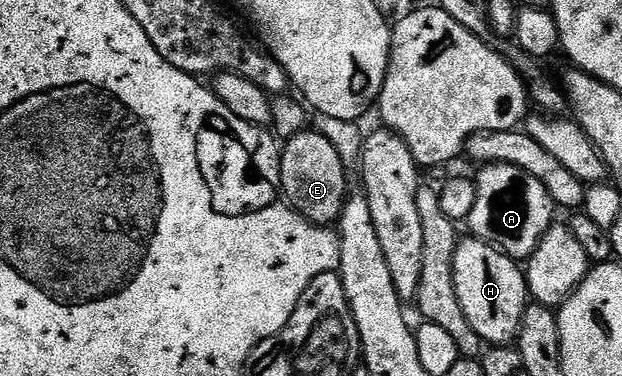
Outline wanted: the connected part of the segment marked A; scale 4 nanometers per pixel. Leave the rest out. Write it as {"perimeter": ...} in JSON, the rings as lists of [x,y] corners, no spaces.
{"perimeter":[[[489,163],[481,166],[479,171],[480,175],[475,176],[476,200],[474,201],[474,209],[466,220],[466,227],[472,230],[469,232],[475,238],[484,243],[492,244],[493,247],[503,251],[511,259],[526,261],[534,253],[538,241],[542,241],[542,237],[548,232],[548,228],[553,226],[552,211],[554,212],[554,204],[550,193],[546,193],[546,189],[542,185],[542,181],[538,181],[538,177],[534,177],[514,165]]]}

